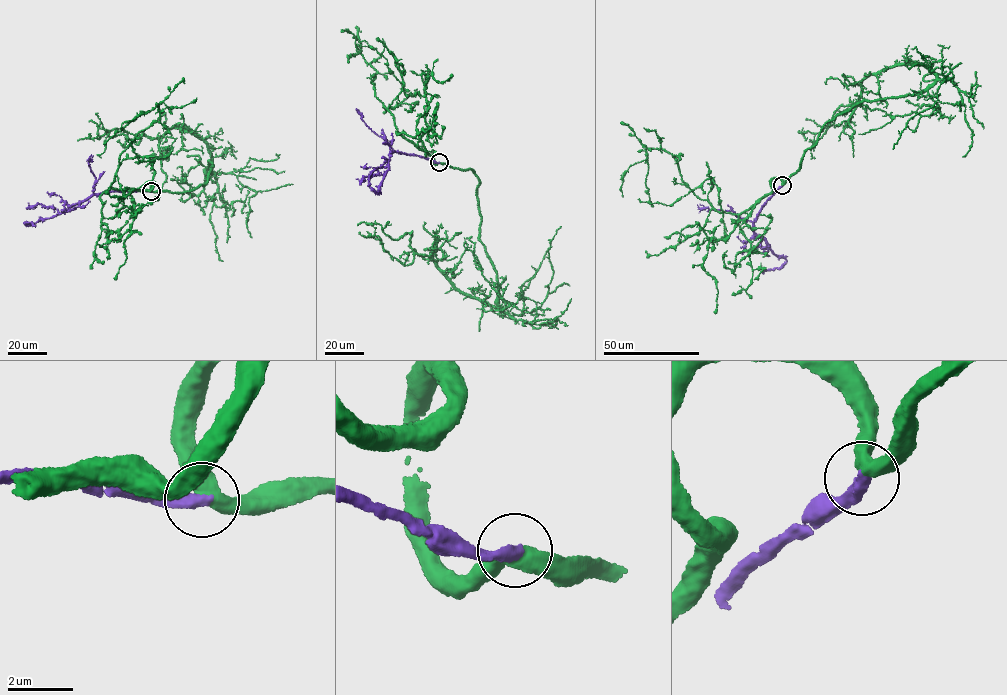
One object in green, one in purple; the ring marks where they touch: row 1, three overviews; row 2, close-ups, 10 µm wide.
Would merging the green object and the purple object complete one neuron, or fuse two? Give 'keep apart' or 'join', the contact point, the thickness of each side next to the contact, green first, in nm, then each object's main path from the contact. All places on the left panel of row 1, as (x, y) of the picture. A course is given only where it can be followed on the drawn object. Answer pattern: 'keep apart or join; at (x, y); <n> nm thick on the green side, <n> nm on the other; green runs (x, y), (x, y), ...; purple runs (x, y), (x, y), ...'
keep apart; at (151, 191); 480 nm thick on the green side, 400 nm on the other; green runs (151, 191), (204, 185), (207, 144), (177, 125), (158, 138), (143, 131), (137, 144), (88, 121); purple runs (151, 191), (94, 193), (53, 217), (33, 224), (26, 222), (35, 227)

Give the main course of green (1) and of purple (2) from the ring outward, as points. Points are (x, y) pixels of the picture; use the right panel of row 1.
1: (782, 185), (823, 125), (864, 101), (920, 93), (935, 73), (915, 63), (872, 74), (830, 125), (799, 132)
2: (782, 185), (769, 197), (752, 221), (755, 233), (765, 238), (773, 252), (785, 258), (786, 262), (763, 273)

